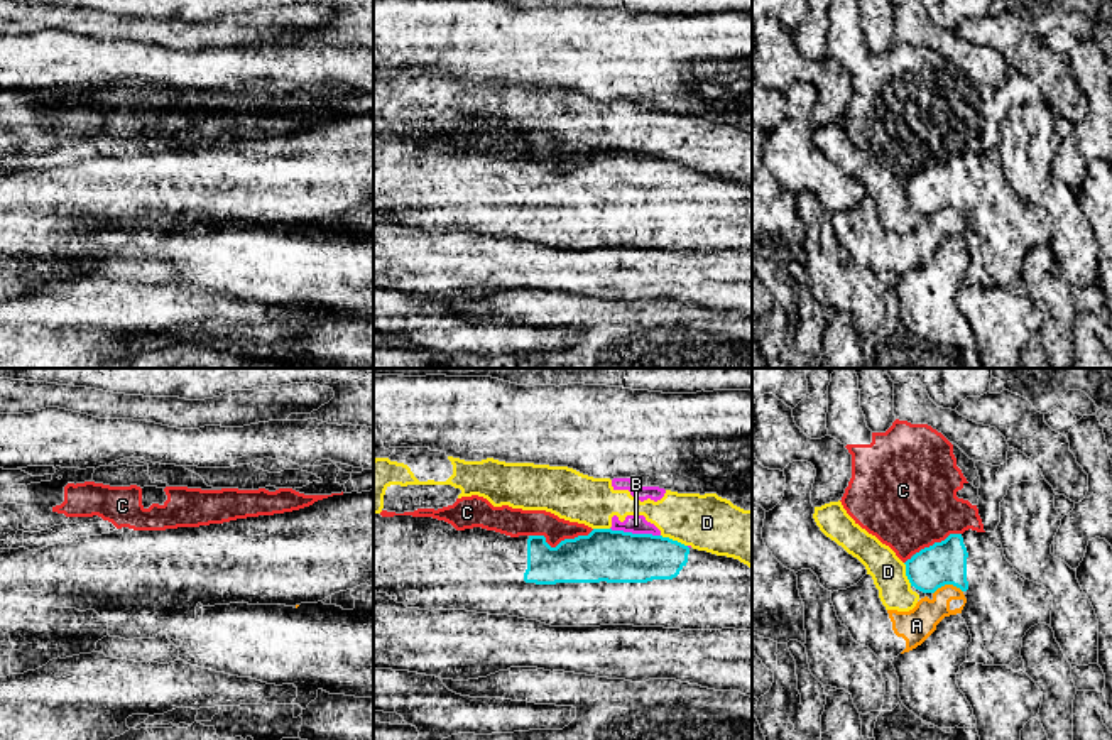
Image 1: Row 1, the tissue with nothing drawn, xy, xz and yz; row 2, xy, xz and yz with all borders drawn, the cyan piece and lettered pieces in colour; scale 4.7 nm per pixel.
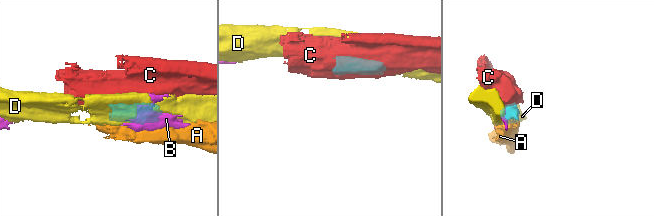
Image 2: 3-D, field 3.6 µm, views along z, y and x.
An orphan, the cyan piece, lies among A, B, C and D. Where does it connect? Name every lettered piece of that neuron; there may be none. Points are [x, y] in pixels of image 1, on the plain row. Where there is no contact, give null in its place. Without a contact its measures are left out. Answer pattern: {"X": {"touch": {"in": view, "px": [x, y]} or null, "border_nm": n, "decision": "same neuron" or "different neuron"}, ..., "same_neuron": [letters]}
{"A": {"touch": {"in": "yz", "px": [947, 205]}, "border_nm": 140, "decision": "different neuron"}, "B": {"touch": {"in": "xz", "px": [636, 156]}, "border_nm": 240, "decision": "different neuron"}, "C": {"touch": {"in": "xz", "px": [561, 163]}, "border_nm": 320, "decision": "different neuron"}, "D": {"touch": {"in": "xz", "px": [675, 163]}, "border_nm": 140, "decision": "different neuron"}, "same_neuron": []}

